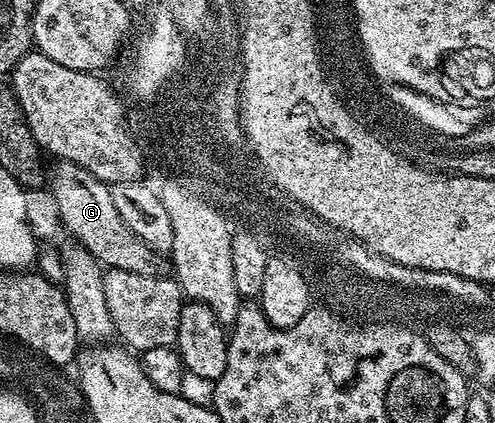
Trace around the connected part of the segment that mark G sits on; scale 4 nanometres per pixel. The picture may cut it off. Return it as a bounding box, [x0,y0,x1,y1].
[50,162,173,277]

